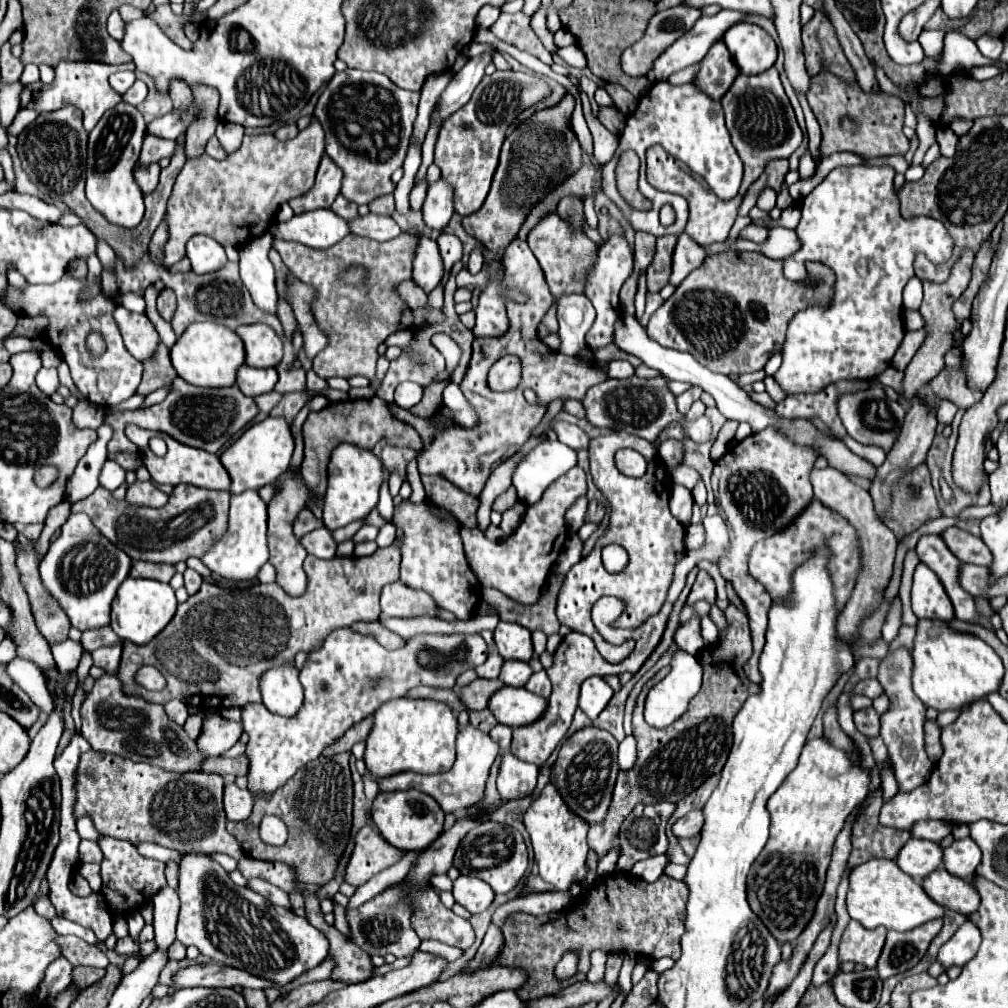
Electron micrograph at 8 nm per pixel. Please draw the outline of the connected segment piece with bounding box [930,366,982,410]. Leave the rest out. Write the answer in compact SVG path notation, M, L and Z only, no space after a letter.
M962 366L958 370L944 368L934 378L934 382L930 382L930 386L934 386L934 394L938 394L940 400L950 400L962 410L968 410L970 406L974 406L982 398L982 392L976 394L974 390L968 388Z

